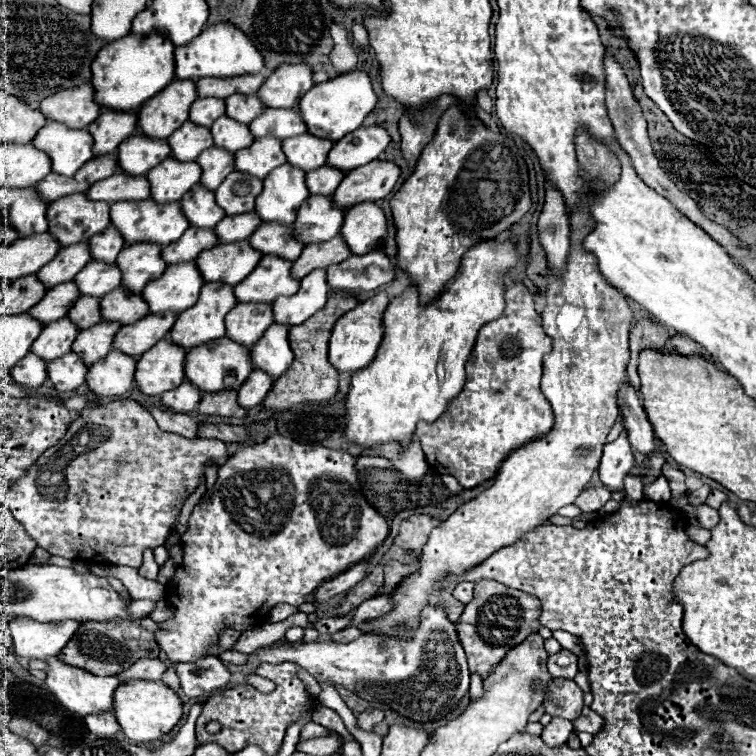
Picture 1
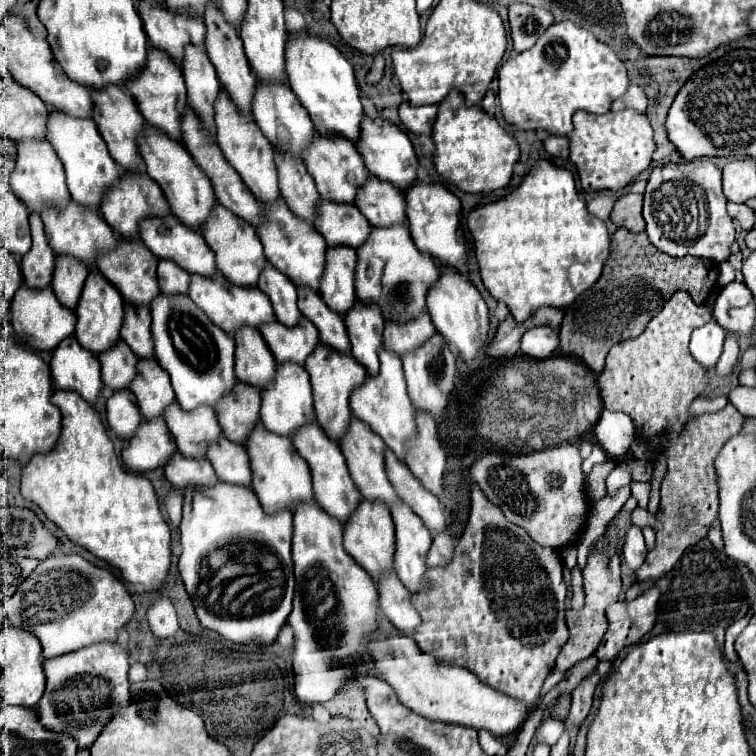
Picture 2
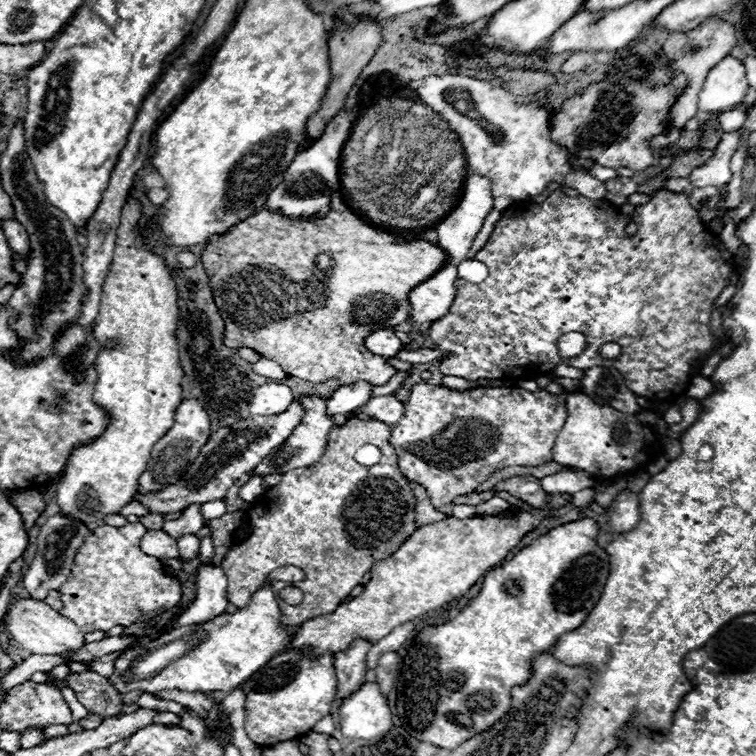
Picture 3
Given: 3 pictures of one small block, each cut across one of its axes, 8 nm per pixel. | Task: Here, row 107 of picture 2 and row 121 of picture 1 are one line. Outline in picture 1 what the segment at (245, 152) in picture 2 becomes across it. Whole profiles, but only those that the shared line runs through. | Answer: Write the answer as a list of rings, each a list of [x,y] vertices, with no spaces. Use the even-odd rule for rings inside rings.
[[[228,116],[218,118],[210,130],[212,130],[214,146],[228,152],[238,152],[254,142],[248,126],[240,126],[240,122],[232,122],[232,118]]]

